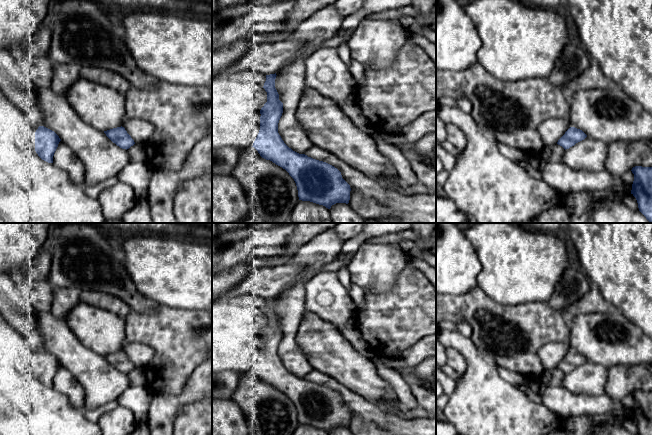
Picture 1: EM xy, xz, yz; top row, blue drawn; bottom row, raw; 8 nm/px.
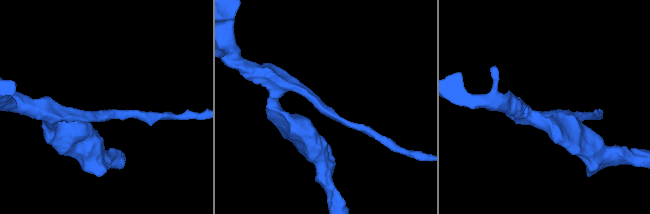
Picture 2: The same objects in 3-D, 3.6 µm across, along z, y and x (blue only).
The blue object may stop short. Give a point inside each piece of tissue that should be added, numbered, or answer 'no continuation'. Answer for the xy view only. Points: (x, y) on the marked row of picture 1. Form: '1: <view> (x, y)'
no continuation

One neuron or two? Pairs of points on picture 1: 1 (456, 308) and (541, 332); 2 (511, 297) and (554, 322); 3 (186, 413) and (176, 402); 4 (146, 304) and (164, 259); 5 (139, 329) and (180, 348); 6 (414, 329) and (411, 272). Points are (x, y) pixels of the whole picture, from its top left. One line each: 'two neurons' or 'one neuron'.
1: one neuron
2: two neurons
3: two neurons
4: two neurons
5: one neuron
6: one neuron

